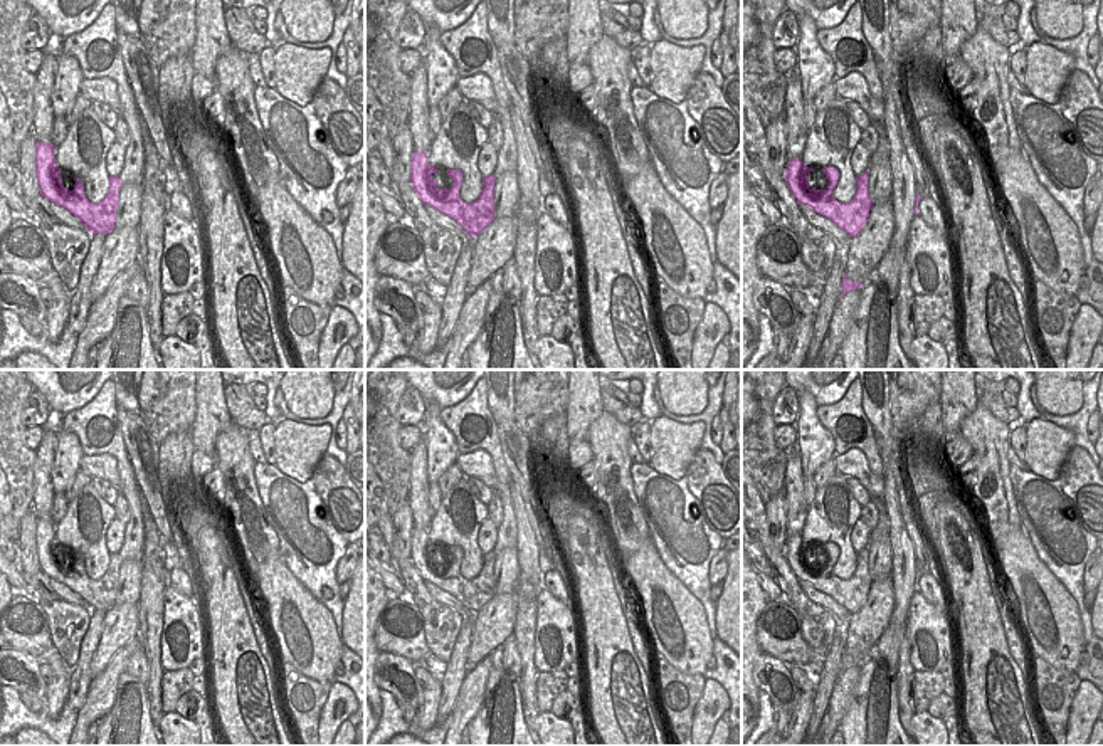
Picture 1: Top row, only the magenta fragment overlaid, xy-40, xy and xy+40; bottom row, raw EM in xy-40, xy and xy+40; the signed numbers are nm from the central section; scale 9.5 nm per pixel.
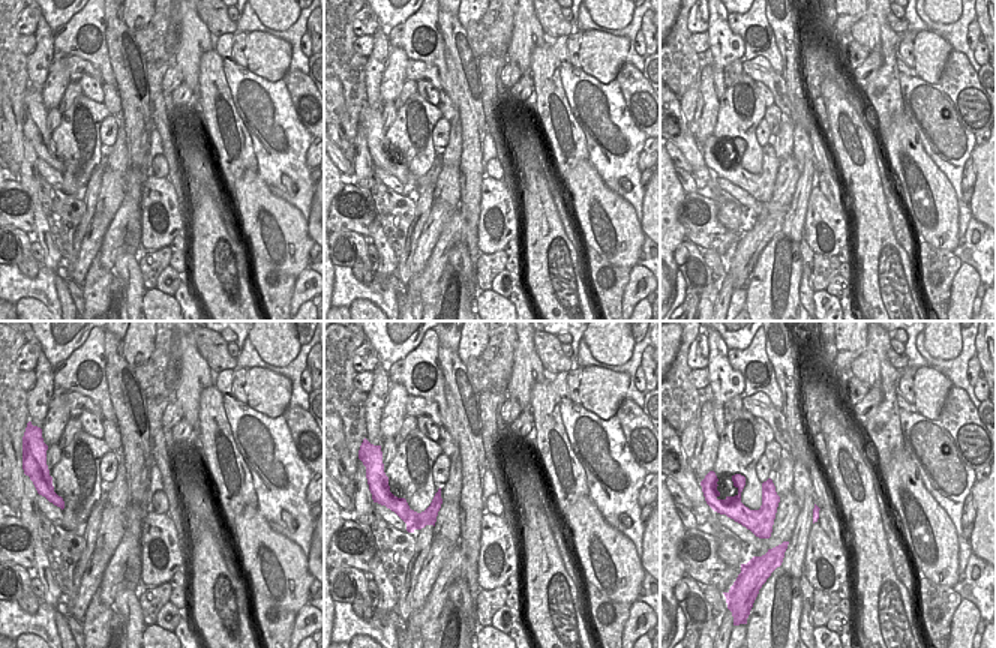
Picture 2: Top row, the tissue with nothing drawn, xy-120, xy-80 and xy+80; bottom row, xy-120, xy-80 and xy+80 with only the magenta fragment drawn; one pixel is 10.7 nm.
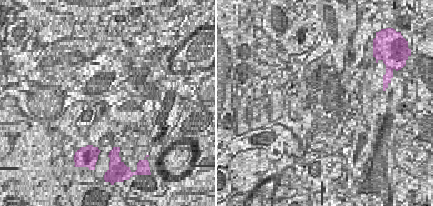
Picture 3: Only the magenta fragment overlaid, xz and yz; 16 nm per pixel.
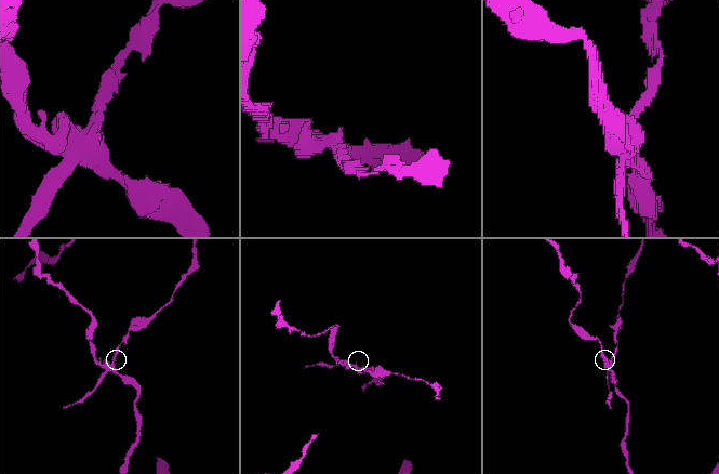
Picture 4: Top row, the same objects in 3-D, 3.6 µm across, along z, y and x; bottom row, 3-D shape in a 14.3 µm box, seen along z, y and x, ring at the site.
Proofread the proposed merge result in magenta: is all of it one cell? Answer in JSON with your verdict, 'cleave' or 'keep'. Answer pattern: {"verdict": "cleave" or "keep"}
{"verdict": "cleave"}

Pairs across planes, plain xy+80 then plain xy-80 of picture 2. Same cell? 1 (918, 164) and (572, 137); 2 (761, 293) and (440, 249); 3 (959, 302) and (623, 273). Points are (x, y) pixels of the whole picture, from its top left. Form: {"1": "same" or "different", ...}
{"1": "different", "2": "different", "3": "different"}

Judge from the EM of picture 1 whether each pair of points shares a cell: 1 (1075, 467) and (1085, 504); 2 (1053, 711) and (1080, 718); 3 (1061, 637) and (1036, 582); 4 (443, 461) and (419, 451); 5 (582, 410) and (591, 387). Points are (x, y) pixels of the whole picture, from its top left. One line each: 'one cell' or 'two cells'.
1: one cell
2: two cells
3: one cell
4: two cells
5: one cell

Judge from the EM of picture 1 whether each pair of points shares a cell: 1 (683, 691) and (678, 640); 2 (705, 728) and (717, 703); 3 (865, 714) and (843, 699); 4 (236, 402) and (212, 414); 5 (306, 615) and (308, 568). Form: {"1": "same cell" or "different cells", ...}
{"1": "different cells", "2": "same cell", "3": "different cells", "4": "different cells", "5": "different cells"}

